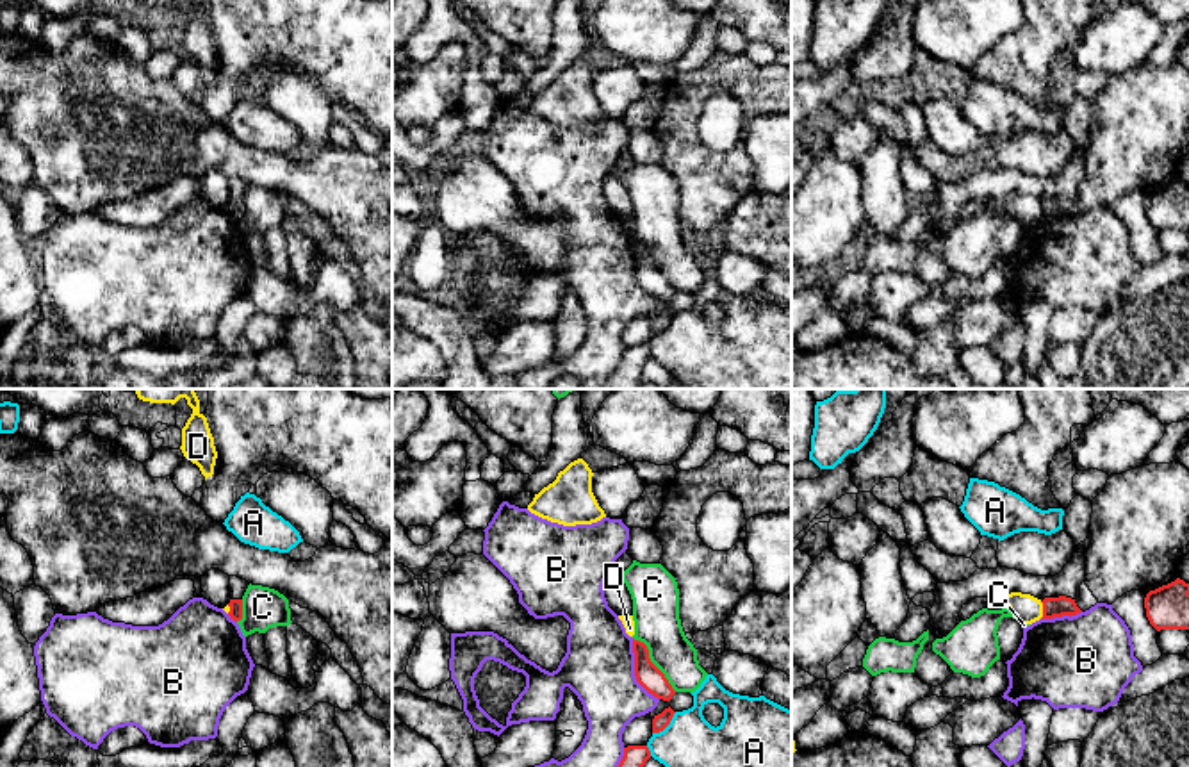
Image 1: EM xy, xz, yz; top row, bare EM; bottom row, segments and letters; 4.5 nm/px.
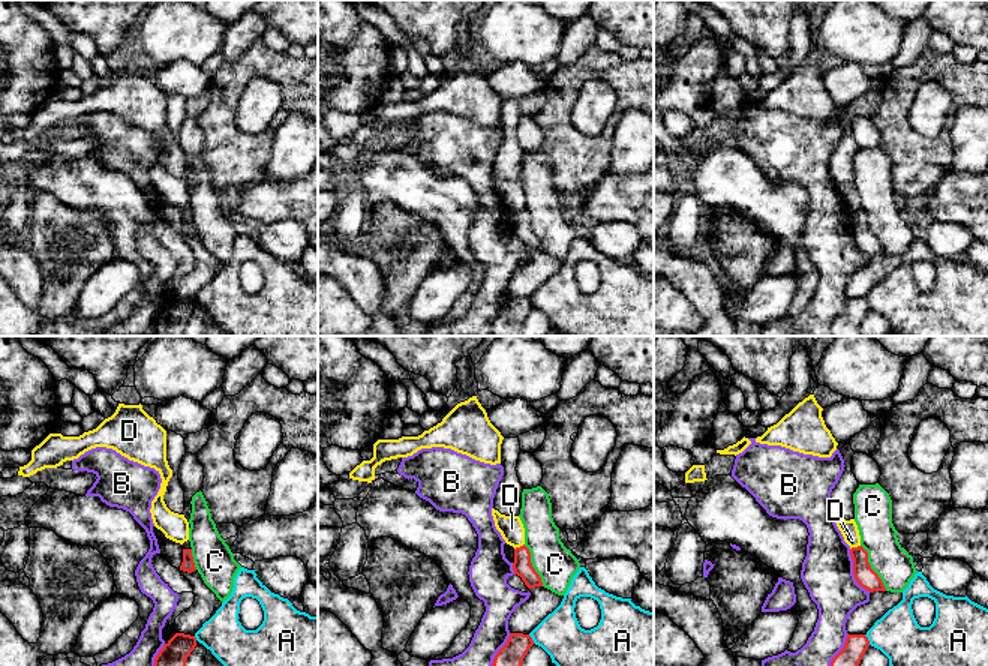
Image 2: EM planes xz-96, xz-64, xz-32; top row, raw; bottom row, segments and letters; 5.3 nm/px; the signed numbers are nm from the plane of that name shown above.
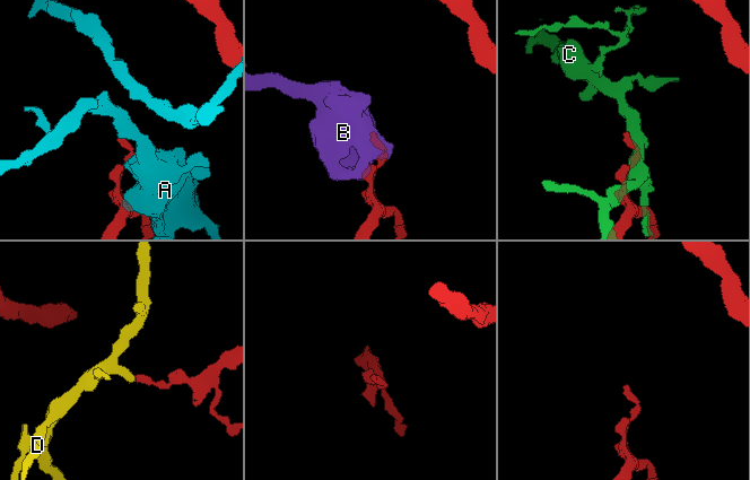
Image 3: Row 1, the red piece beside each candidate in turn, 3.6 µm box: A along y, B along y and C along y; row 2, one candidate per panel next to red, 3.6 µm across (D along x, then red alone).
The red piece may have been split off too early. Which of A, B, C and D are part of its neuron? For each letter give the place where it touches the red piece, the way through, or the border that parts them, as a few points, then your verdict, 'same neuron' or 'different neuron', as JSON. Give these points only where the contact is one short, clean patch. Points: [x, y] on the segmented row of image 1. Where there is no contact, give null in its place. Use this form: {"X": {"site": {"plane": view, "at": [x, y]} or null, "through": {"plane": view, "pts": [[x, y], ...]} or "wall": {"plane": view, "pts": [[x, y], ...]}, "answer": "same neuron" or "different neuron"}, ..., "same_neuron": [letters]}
{"A": {"site": {"plane": "xz", "at": [665, 726]}, "answer": "different neuron"}, "B": {"site": {"plane": "xz", "at": [635, 671]}, "answer": "different neuron"}, "C": {"site": {"plane": "xz", "at": [651, 662]}, "answer": "different neuron"}, "D": {"site": {"plane": "yz", "at": [1043, 610]}, "wall": {"plane": "yz", "pts": [[1040, 602], [1041, 618]]}, "answer": "different neuron"}, "same_neuron": []}

